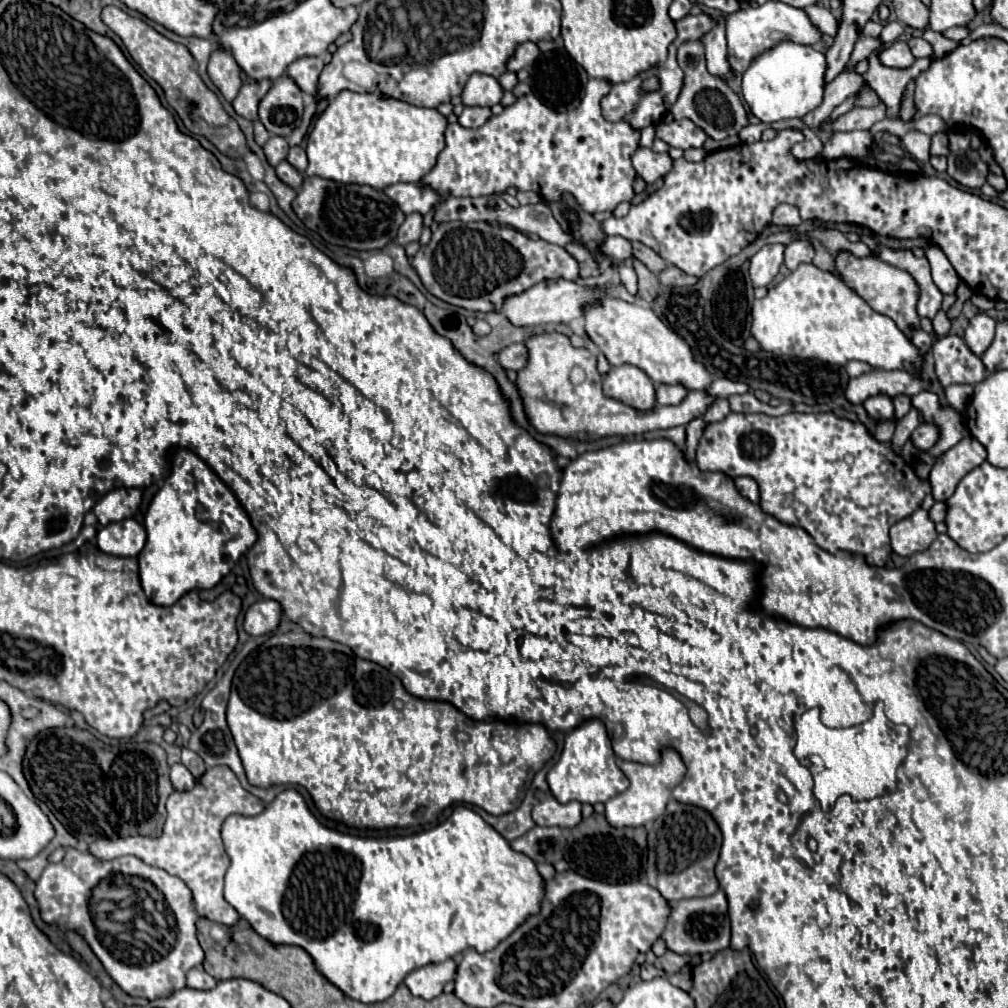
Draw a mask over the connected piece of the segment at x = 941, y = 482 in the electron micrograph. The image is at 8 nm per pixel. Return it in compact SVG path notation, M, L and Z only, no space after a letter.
M974 436L962 438L954 446L954 450L942 454L942 458L938 458L938 462L932 466L930 486L934 500L946 502L954 494L960 480L970 470L980 466L984 460L986 460L986 448L976 438Z

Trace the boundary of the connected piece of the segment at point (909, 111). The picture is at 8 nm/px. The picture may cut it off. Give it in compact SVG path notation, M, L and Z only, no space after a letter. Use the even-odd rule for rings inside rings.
M914 80L906 86L906 92L902 96L902 108L900 108L900 118L902 120L912 120L916 116L916 104L914 104Z

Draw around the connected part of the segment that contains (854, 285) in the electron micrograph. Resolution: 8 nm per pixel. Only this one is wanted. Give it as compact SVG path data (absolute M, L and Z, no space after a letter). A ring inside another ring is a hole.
M848 250L838 252L836 262L834 262L834 272L842 278L842 282L854 290L872 310L878 314L884 314L896 322L896 326L906 334L906 338L912 338L912 330L920 330L920 316L916 312L916 304L920 298L920 290L916 280L906 272L896 266L890 266L882 262L876 256L866 256L858 258Z

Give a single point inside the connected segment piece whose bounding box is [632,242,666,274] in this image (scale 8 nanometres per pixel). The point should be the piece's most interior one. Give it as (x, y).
(647, 256)

